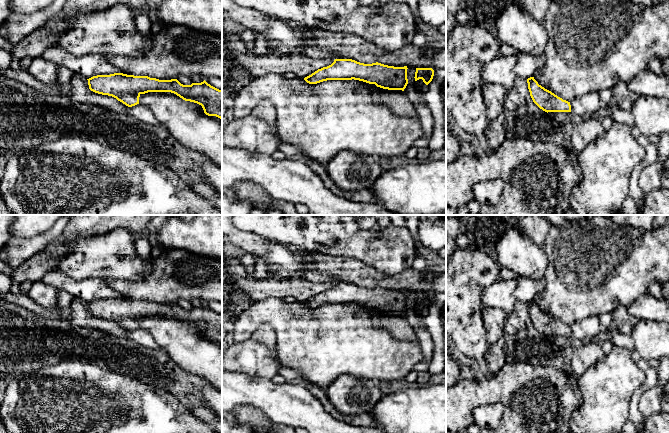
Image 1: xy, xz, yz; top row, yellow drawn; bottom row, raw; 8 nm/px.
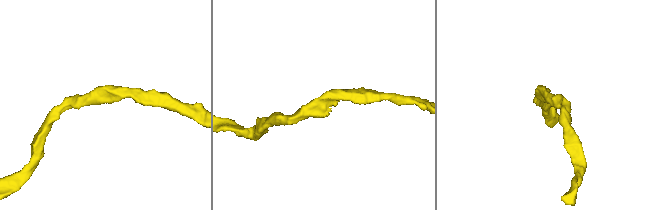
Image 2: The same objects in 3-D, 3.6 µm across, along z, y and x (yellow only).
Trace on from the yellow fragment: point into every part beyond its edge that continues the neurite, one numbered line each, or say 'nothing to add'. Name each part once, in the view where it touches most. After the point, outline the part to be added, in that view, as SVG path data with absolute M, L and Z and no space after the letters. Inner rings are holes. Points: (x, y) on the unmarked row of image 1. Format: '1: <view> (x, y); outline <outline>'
nothing to add

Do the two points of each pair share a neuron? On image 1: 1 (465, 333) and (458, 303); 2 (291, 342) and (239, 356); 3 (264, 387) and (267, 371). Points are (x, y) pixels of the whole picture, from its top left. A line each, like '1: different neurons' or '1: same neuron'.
1: same neuron
2: different neurons
3: different neurons

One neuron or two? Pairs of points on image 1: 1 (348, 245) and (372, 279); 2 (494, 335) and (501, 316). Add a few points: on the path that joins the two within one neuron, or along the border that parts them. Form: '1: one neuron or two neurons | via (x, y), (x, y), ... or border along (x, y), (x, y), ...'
1: two neurons | border along (336, 256), (360, 260), (380, 272)
2: one neuron | via (495, 330), (496, 321)

